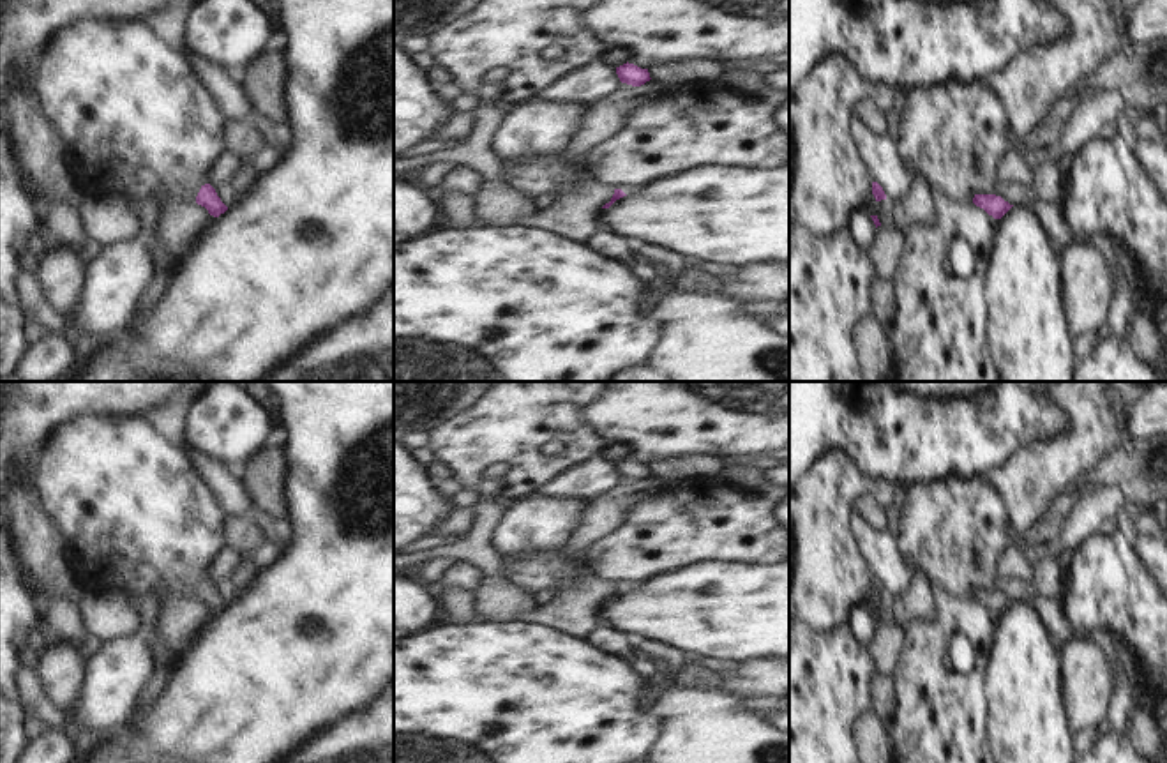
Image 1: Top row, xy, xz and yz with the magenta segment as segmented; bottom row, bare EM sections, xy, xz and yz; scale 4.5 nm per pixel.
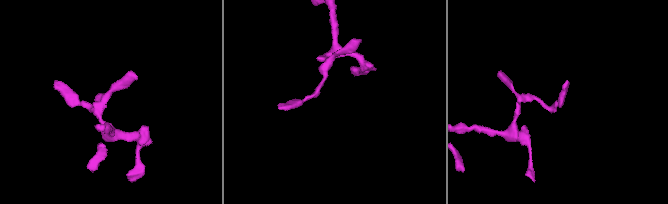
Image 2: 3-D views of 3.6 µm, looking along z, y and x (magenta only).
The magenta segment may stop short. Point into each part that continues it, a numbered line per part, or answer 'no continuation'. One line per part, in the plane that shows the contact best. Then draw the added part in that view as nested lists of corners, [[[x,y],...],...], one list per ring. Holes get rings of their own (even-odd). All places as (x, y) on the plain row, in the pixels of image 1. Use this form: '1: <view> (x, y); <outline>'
no continuation

